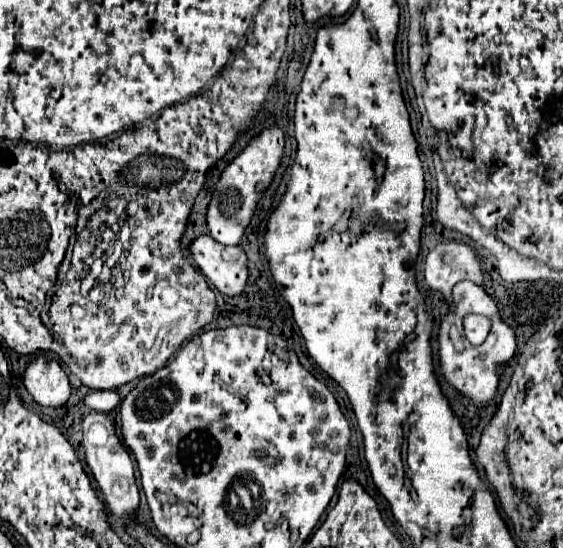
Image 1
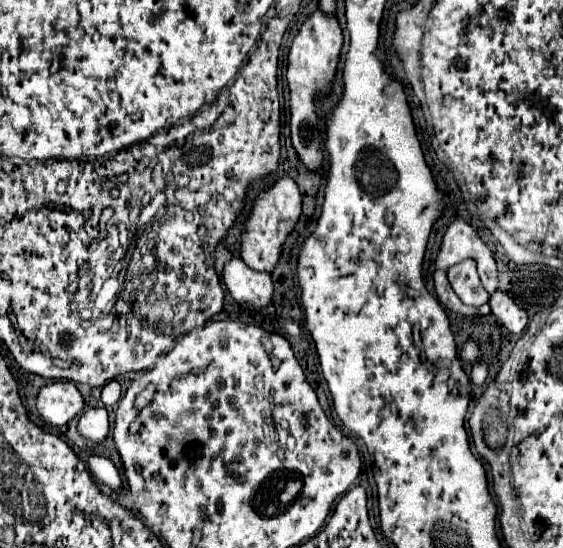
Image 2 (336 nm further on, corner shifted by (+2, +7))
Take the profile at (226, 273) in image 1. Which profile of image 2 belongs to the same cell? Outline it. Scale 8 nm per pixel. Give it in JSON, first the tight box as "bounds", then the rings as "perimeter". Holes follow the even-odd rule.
{"bounds":[223,257,273,309],"perimeter":[[[239,257],[229,259],[223,267],[223,283],[227,285],[231,297],[251,309],[261,309],[271,303],[273,283],[267,271],[249,269]]]}

